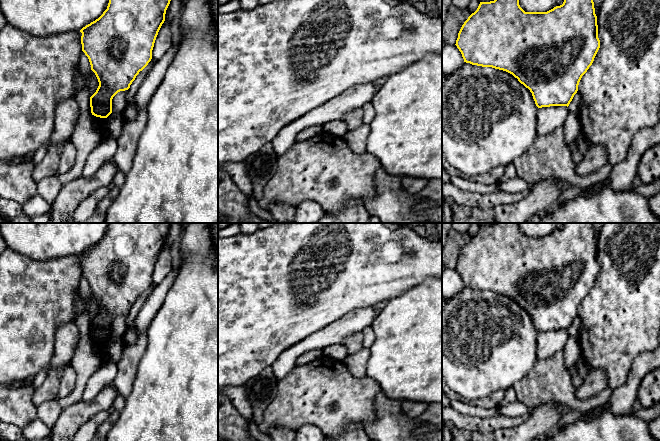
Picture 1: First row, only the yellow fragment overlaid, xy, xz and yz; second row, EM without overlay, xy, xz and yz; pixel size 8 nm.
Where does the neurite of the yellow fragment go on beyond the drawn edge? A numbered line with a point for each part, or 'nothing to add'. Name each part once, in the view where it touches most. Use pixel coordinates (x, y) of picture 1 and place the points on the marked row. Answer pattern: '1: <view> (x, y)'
nothing to add

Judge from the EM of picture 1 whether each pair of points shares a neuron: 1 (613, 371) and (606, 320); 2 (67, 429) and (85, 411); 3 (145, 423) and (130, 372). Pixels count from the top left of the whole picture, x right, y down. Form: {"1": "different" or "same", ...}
{"1": "same", "2": "same", "3": "different"}

